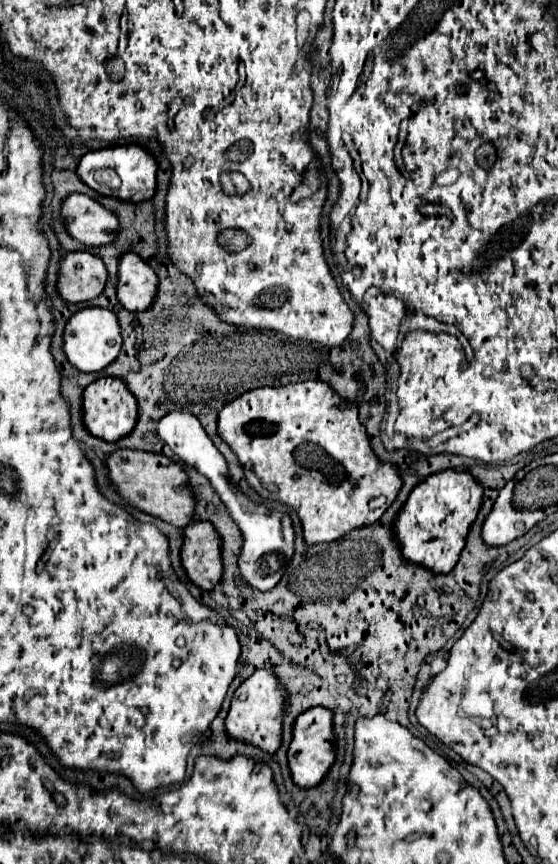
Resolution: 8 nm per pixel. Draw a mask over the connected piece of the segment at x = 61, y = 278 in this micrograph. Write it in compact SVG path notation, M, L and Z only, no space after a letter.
M88 251L66 253L60 259L56 291L68 303L90 301L102 293L106 277L106 267L96 255Z

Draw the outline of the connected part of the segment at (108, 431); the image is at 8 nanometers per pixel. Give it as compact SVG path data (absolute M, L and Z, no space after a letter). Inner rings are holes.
M100 377L82 393L82 421L94 437L100 437L104 441L118 441L122 435L128 435L132 431L136 417L136 399L120 379Z

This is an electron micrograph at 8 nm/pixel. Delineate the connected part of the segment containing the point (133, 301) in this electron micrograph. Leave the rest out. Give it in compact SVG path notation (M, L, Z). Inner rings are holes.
M122 253L118 257L116 295L124 309L148 309L156 295L156 285L156 273L136 253Z

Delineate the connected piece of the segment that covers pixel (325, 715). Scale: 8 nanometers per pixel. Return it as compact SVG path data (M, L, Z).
M312 707L304 713L300 713L294 721L292 741L288 749L288 767L292 773L292 781L298 787L314 787L318 785L328 767L334 761L334 749L332 749L332 711L326 707Z

